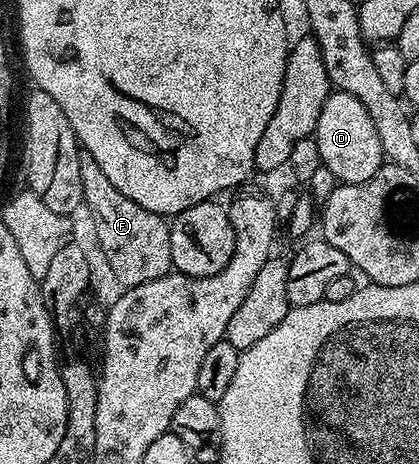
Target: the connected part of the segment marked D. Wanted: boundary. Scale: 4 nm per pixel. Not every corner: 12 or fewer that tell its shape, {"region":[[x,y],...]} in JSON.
{"region":[[333,90],[314,133],[323,167],[361,184],[386,163],[374,118]]}

